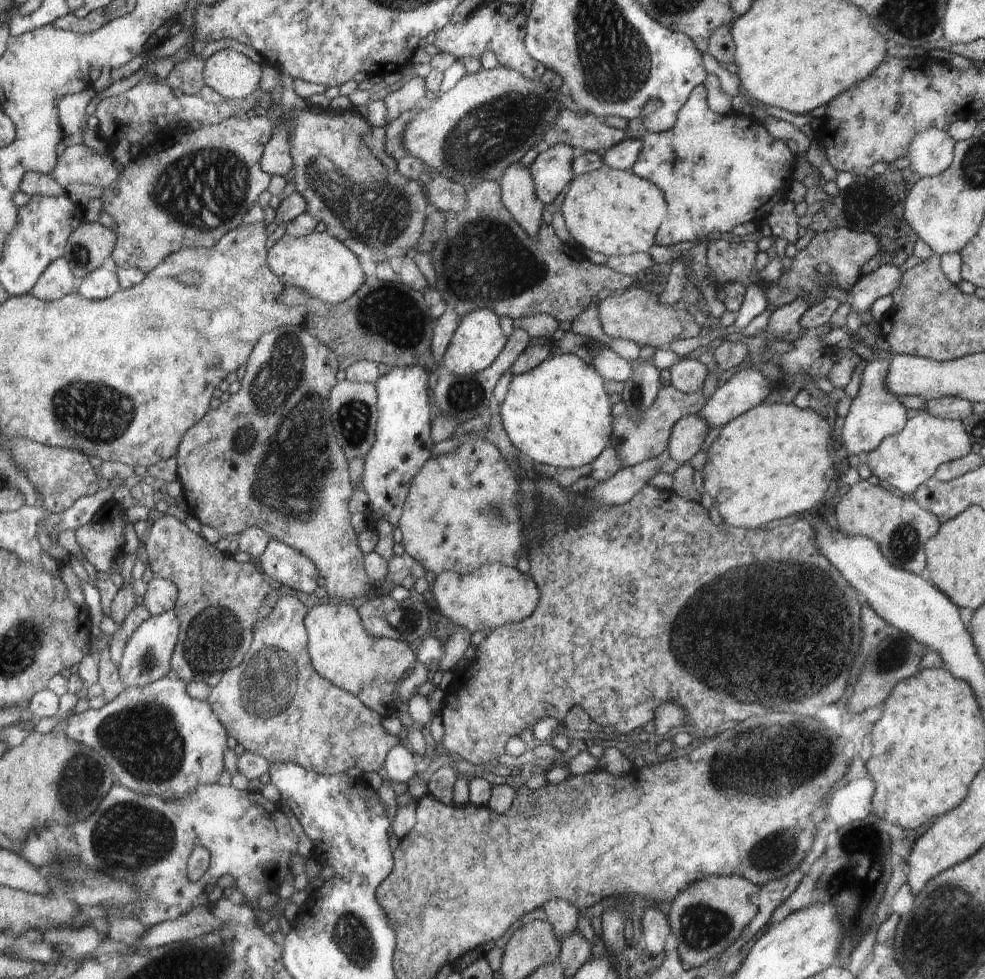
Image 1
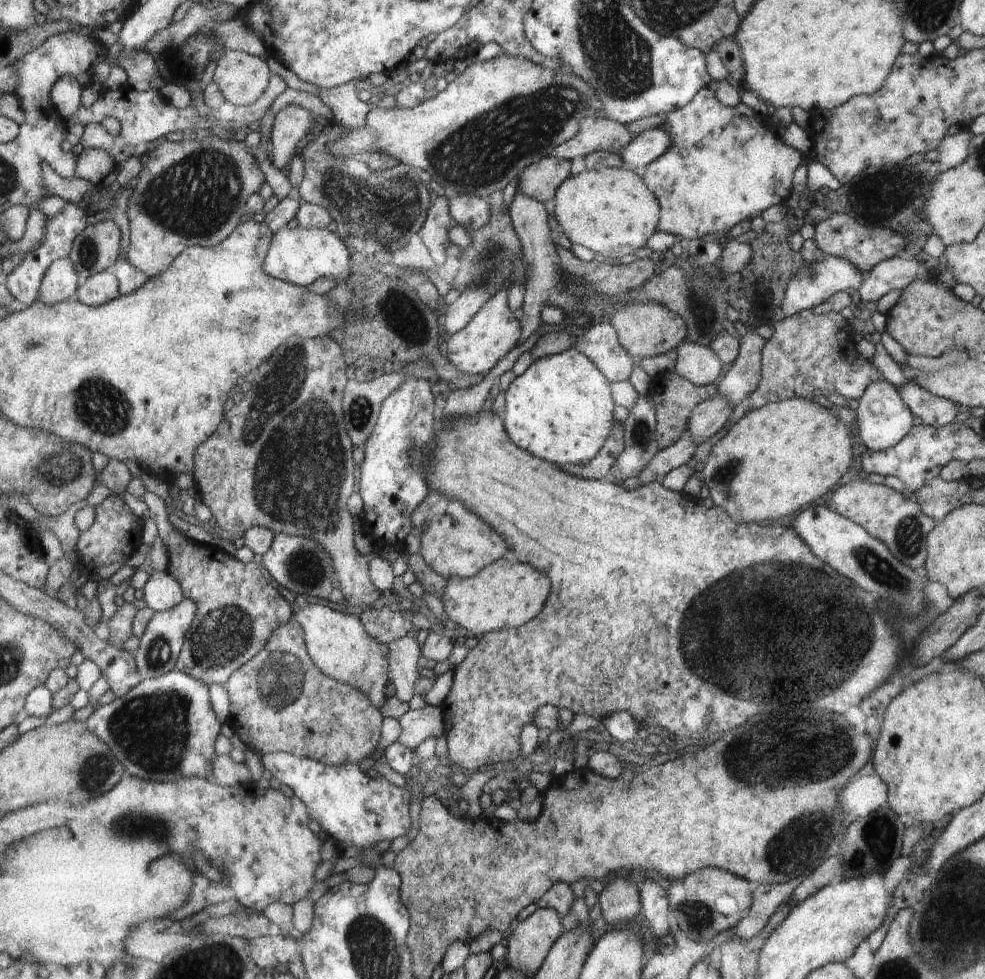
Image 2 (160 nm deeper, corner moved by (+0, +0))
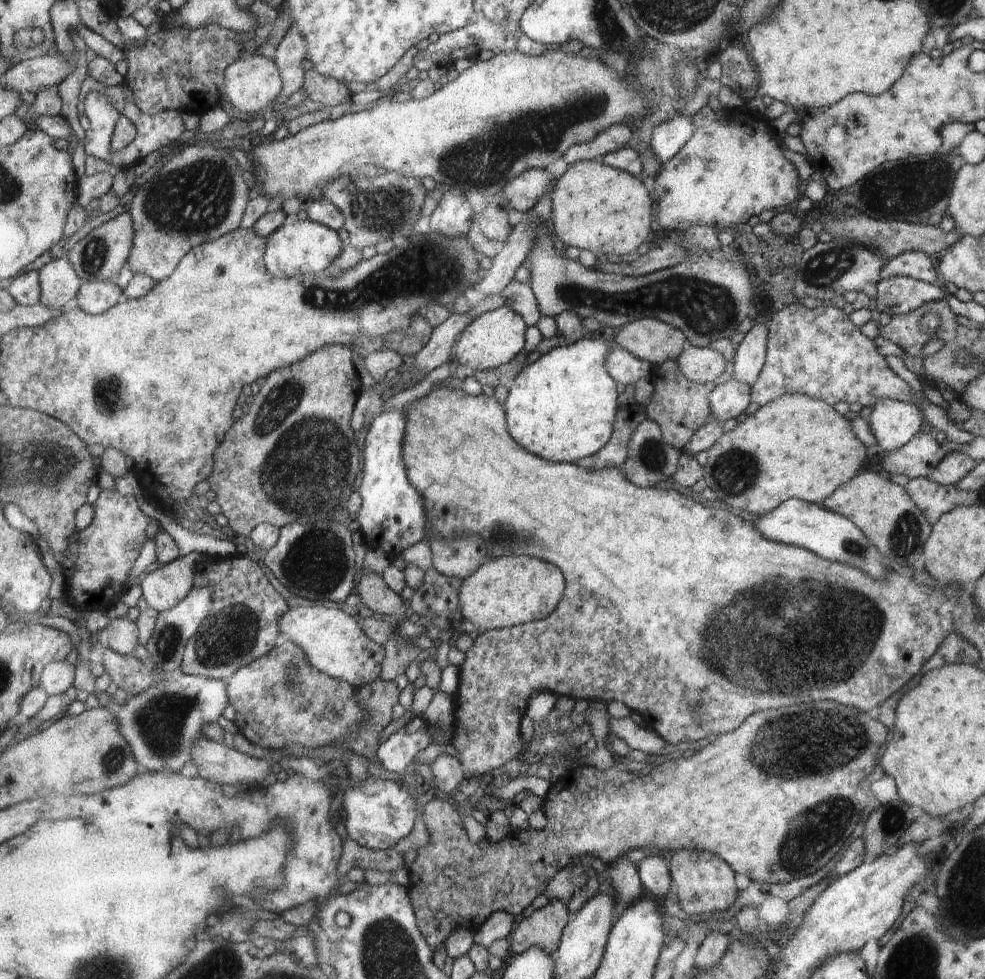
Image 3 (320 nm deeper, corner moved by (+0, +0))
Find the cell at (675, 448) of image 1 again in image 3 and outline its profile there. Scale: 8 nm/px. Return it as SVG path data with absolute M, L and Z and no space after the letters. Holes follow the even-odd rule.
M730 378L725 383L716 384L715 390L710 394L713 419L719 423L725 423L730 418L736 418L742 412L750 411L751 386Z

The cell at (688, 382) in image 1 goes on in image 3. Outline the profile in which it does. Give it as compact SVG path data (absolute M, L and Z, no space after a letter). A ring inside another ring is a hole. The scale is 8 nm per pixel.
M688 345L676 360L683 374L695 383L715 383L726 370L724 355L710 347Z

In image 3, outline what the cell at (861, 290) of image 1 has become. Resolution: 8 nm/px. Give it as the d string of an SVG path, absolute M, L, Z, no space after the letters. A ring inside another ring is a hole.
M920 251L903 252L888 259L882 267L880 278L885 279L891 276L907 276L928 284L938 284L938 276L930 255Z

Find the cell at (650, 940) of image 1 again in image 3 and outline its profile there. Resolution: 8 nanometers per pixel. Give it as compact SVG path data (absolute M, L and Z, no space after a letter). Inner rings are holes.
M647 856L638 866L641 884L646 887L646 893L652 898L665 898L672 889L669 867L666 857Z

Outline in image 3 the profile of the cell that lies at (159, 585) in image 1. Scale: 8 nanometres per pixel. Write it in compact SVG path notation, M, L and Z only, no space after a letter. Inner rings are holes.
M193 552L151 572L141 585L149 606L162 612L184 602L196 587L197 566L204 555Z

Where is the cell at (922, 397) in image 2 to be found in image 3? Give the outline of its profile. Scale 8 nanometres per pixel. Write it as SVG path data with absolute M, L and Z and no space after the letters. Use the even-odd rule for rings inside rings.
M801 302L785 306L768 321L767 353L763 369L751 386L753 408L775 398L800 393L831 403L858 402L867 410L884 399L918 407L906 381L896 376L876 346L866 338L842 309L809 309Z

